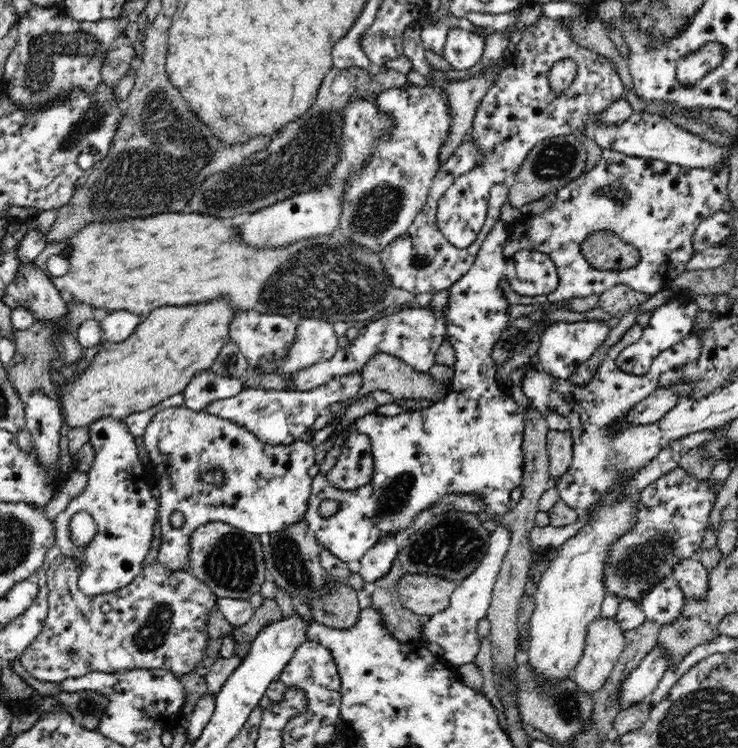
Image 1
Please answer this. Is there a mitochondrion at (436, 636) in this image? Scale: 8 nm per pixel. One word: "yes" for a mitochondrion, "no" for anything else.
no

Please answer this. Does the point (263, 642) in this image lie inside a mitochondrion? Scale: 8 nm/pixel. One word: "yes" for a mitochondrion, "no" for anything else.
no

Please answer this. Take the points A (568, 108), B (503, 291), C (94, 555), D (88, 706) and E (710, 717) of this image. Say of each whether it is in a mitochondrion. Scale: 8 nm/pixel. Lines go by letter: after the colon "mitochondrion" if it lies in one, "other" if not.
A: other
B: other
C: other
D: mitochondrion
E: mitochondrion

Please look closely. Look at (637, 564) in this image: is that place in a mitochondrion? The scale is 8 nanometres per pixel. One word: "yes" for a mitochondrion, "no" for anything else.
yes

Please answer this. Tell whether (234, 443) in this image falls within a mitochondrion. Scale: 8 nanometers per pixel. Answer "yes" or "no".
no

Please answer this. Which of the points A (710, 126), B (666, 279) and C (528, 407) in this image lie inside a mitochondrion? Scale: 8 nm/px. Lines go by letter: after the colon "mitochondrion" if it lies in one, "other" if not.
A: mitochondrion
B: other
C: other

